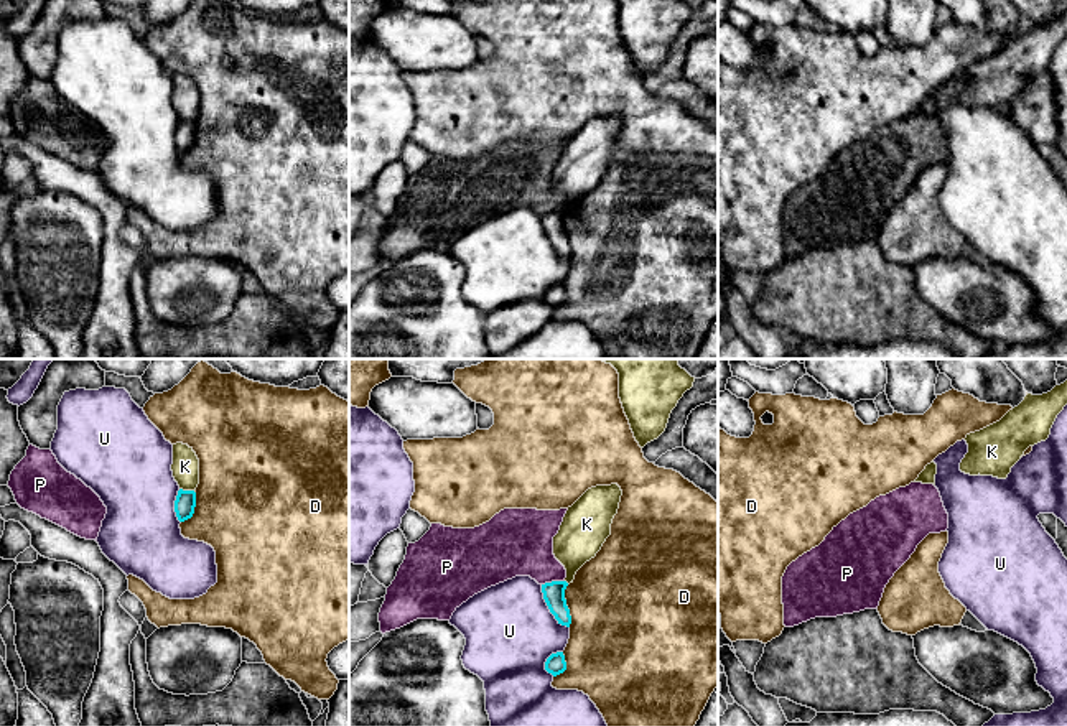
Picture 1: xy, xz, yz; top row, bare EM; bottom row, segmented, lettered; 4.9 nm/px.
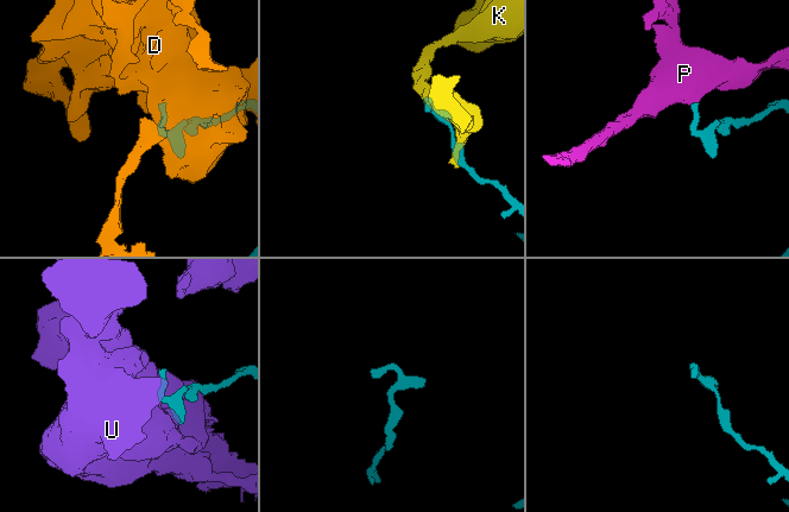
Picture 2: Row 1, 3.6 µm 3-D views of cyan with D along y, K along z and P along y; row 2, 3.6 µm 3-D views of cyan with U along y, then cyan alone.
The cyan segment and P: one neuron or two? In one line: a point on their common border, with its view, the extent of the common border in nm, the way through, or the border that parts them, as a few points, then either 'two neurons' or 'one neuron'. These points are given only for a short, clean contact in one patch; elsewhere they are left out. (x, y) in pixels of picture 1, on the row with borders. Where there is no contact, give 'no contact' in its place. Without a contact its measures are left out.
contact xz (552, 581); length 110 nm; border xz (563, 580), (542, 585); two neurons

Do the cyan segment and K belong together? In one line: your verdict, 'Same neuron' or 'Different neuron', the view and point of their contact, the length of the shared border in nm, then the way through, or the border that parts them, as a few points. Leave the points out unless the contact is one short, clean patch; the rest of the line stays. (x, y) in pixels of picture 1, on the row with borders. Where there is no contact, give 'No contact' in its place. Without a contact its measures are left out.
Different neuron. Touches cyan at xy (186, 491). Shared border 70 nm. Boundary: xy (180, 488), (193, 491)

